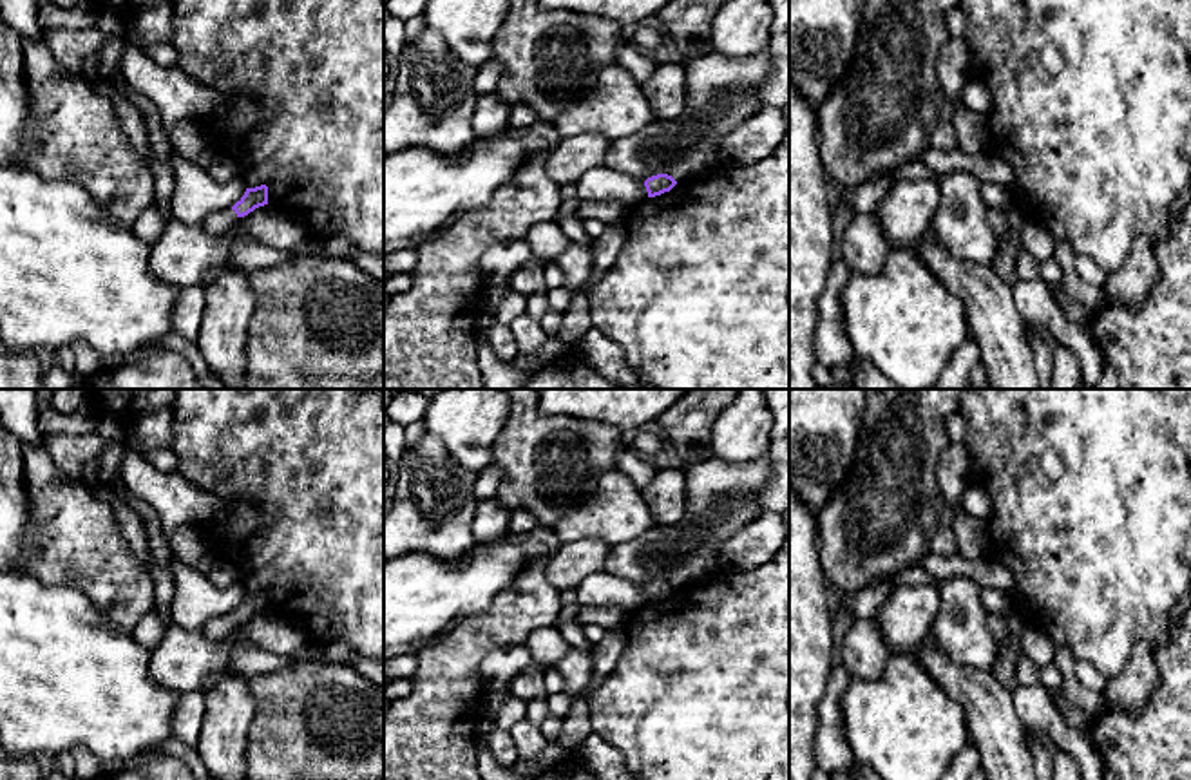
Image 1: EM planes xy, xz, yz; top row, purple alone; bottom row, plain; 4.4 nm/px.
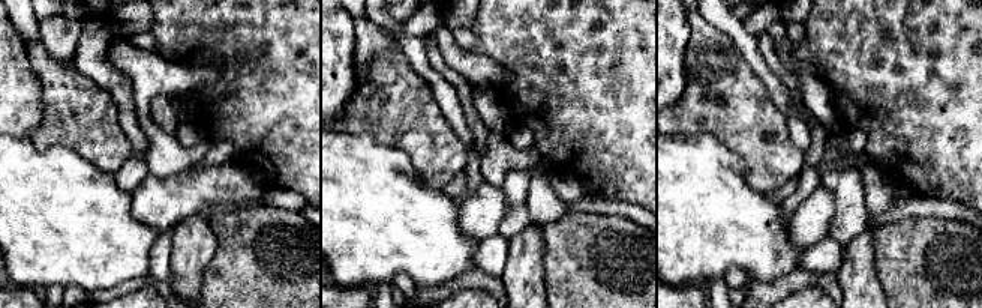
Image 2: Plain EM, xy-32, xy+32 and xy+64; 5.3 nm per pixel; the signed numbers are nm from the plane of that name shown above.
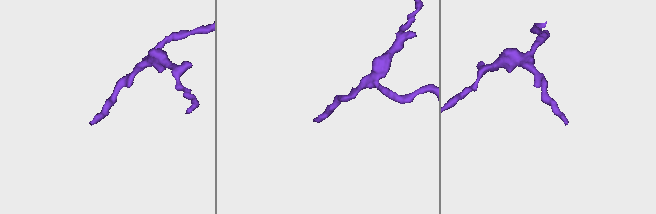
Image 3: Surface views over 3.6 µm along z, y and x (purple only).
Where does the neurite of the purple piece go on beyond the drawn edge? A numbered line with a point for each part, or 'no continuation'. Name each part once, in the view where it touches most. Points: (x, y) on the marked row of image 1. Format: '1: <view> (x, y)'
1: xy (216, 225)

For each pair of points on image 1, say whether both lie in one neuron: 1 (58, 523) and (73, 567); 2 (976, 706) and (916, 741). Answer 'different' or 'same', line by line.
1: same
2: different

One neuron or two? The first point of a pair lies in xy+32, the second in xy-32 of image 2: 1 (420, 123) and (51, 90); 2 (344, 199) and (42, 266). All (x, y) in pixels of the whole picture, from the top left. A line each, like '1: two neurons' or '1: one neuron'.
1: one neuron
2: one neuron

